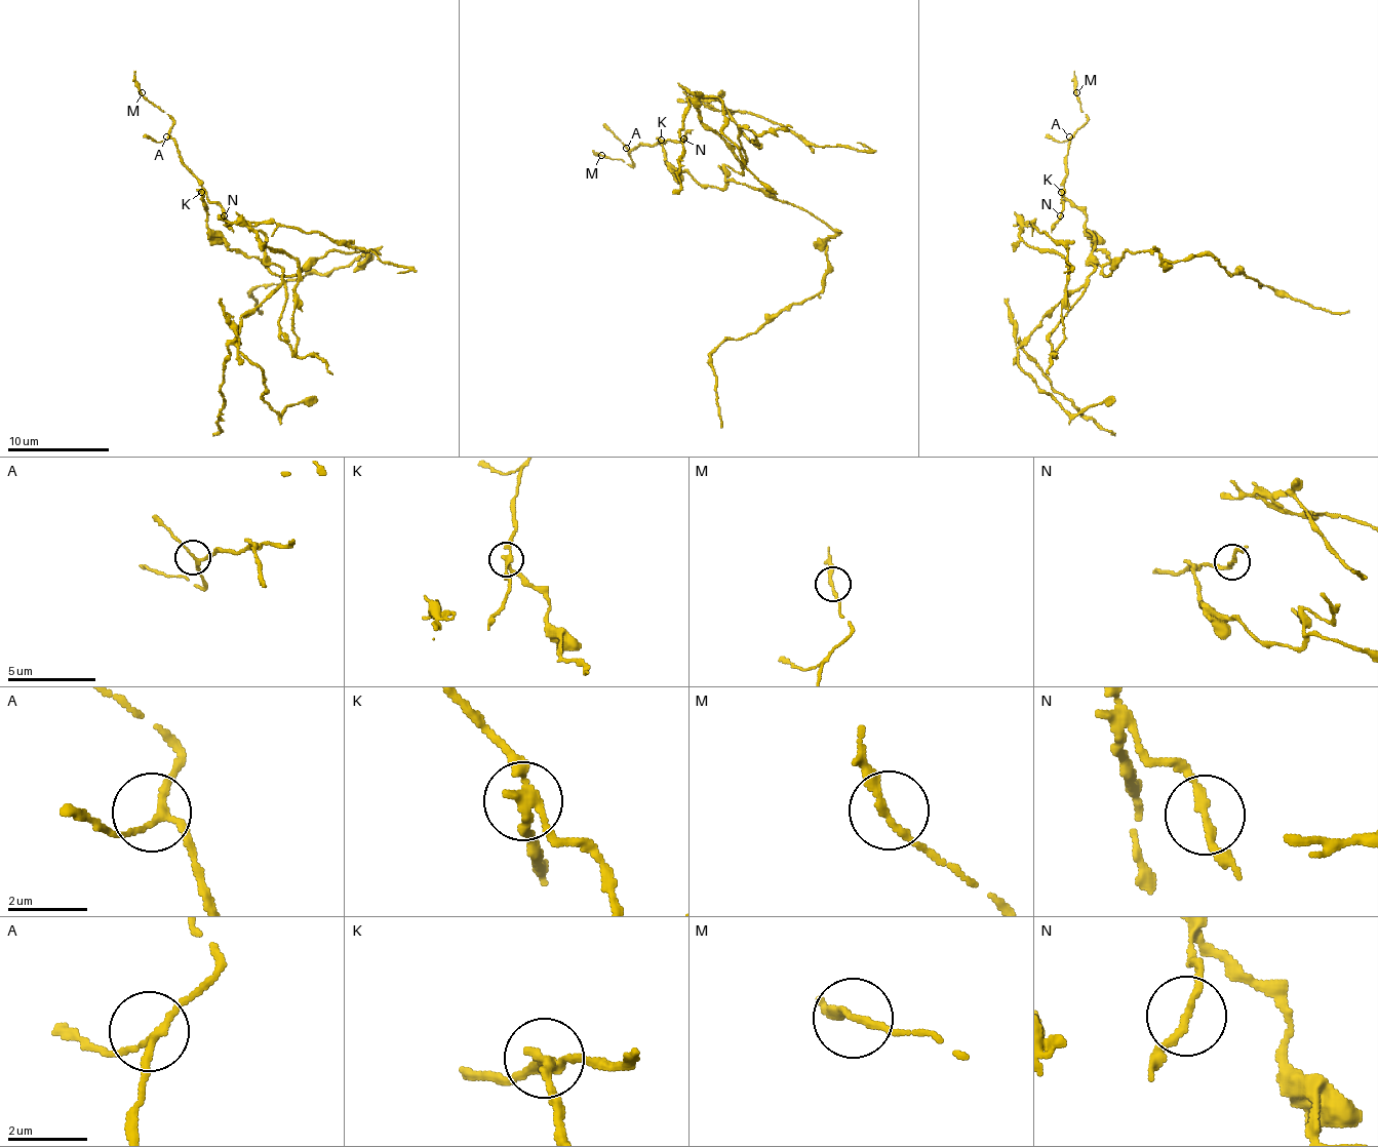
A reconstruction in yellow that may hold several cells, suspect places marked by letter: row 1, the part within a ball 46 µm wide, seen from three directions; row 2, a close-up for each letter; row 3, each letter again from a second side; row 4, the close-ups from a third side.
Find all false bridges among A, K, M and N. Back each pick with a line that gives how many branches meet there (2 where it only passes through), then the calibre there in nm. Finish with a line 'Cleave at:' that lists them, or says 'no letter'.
K: branches 3; calibre 240 nm
Cleave at: K

